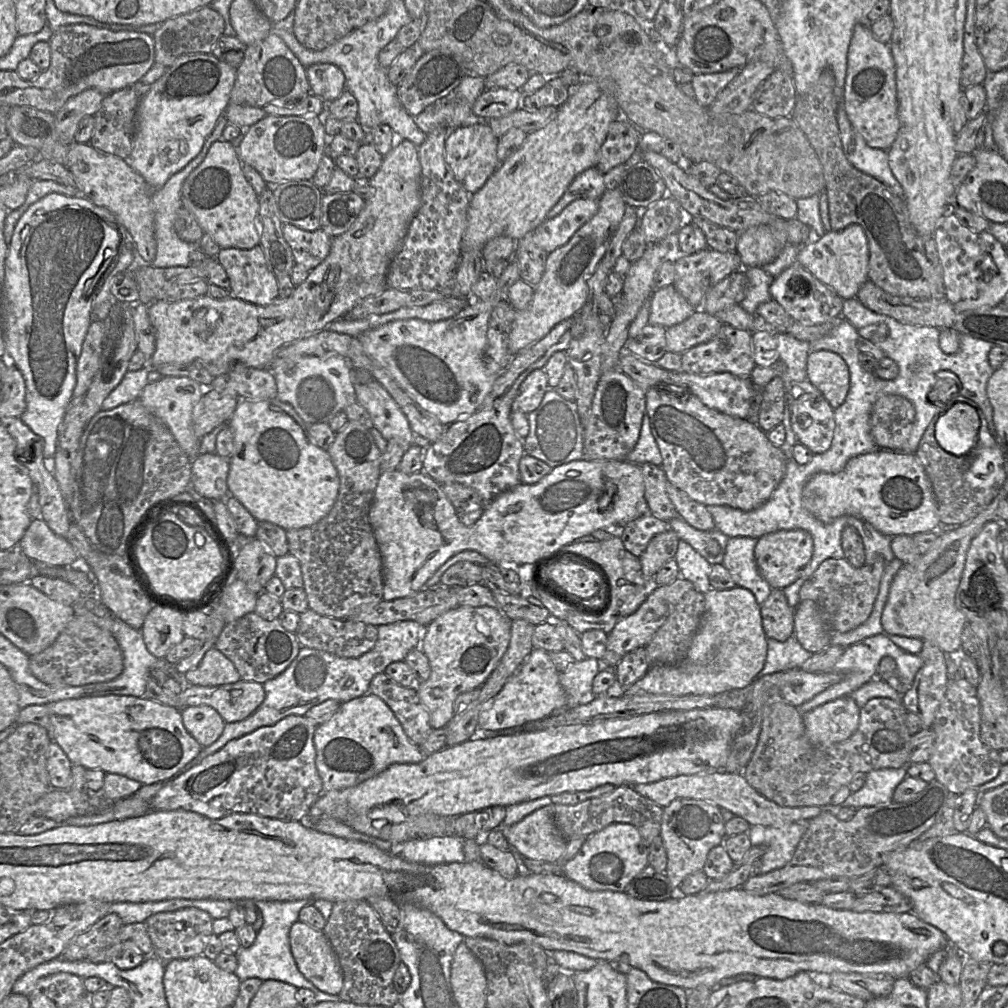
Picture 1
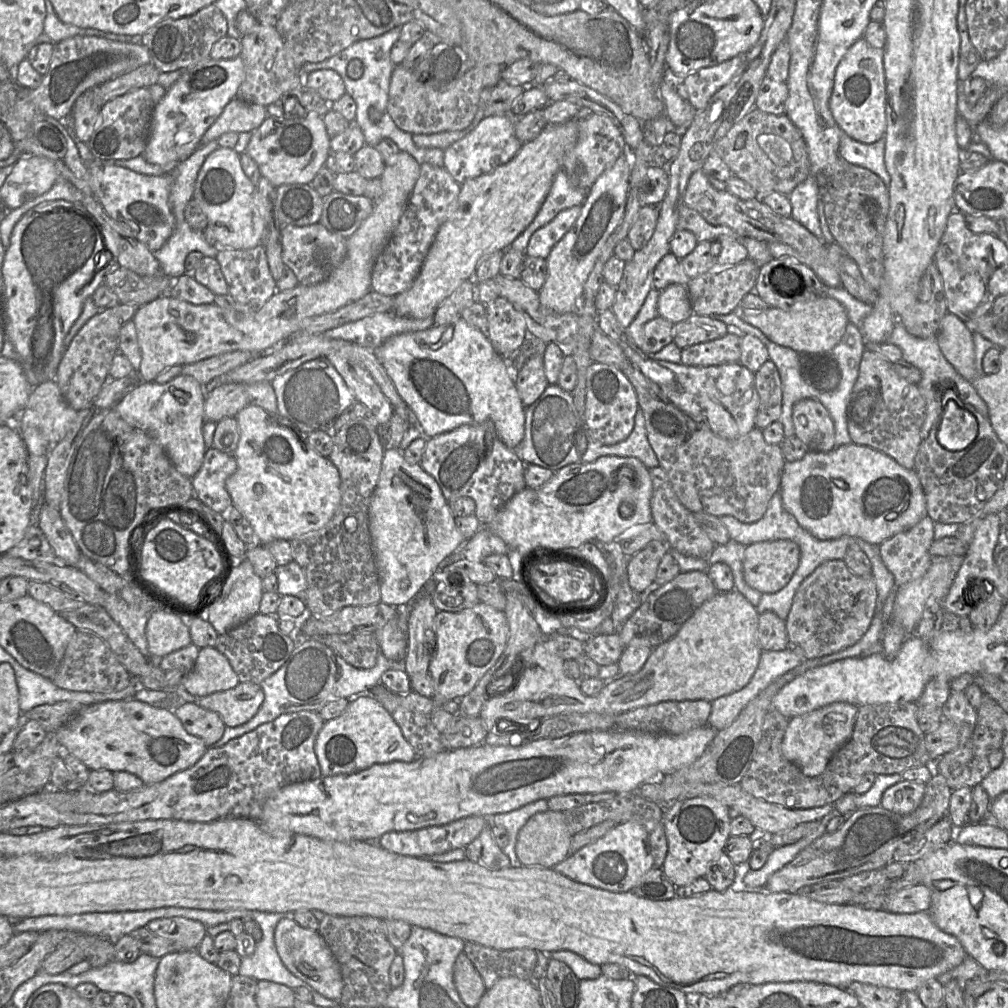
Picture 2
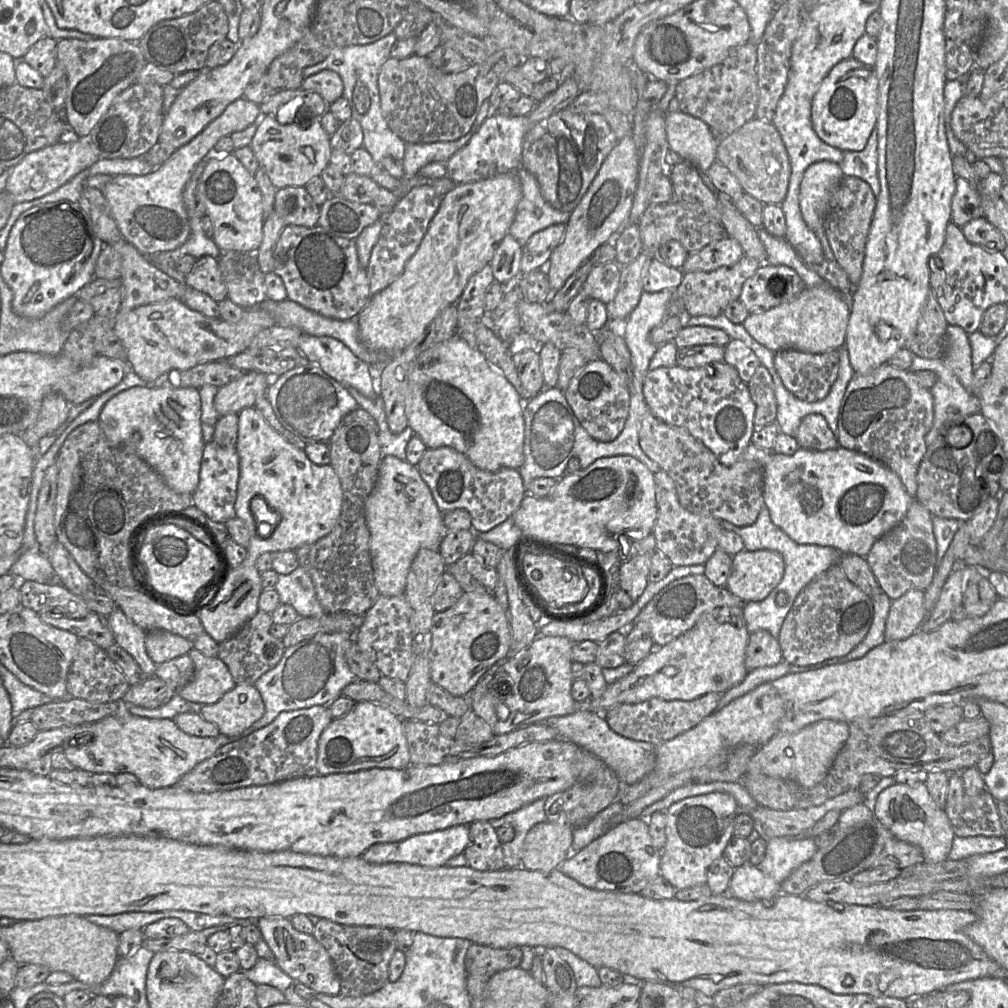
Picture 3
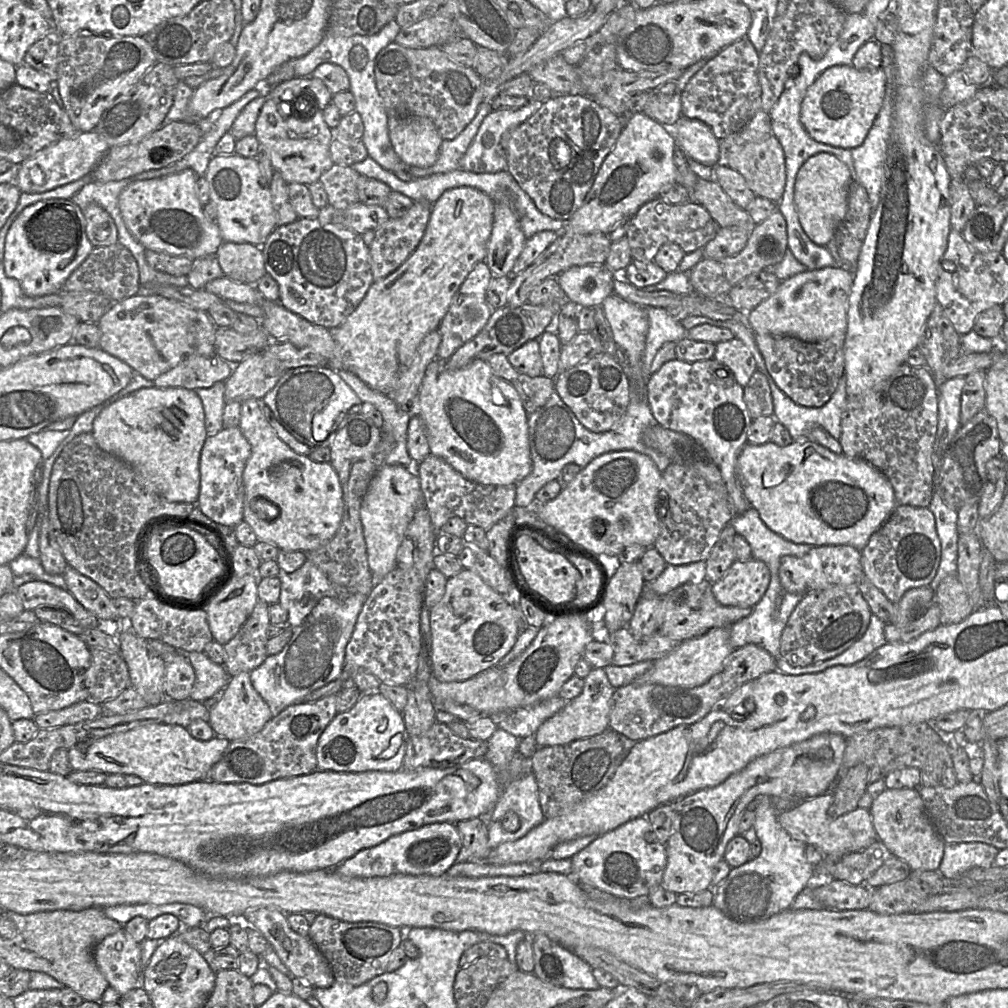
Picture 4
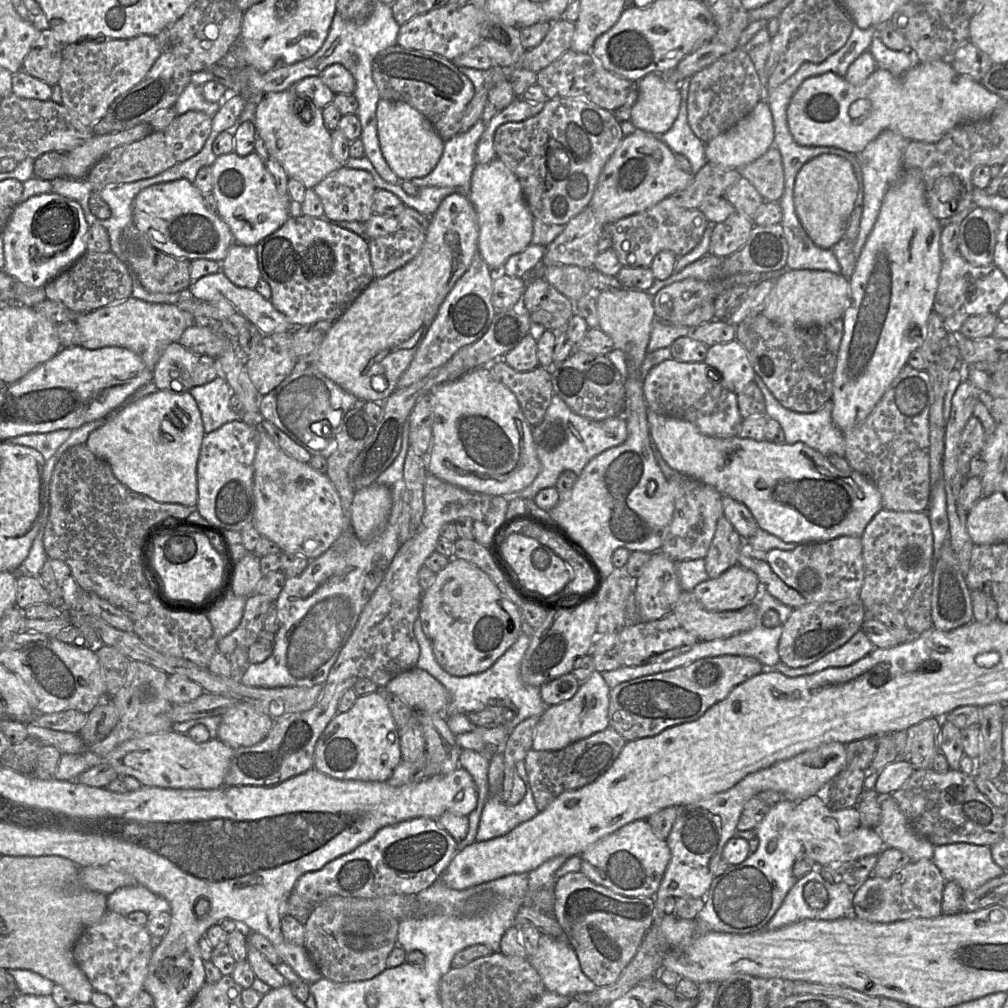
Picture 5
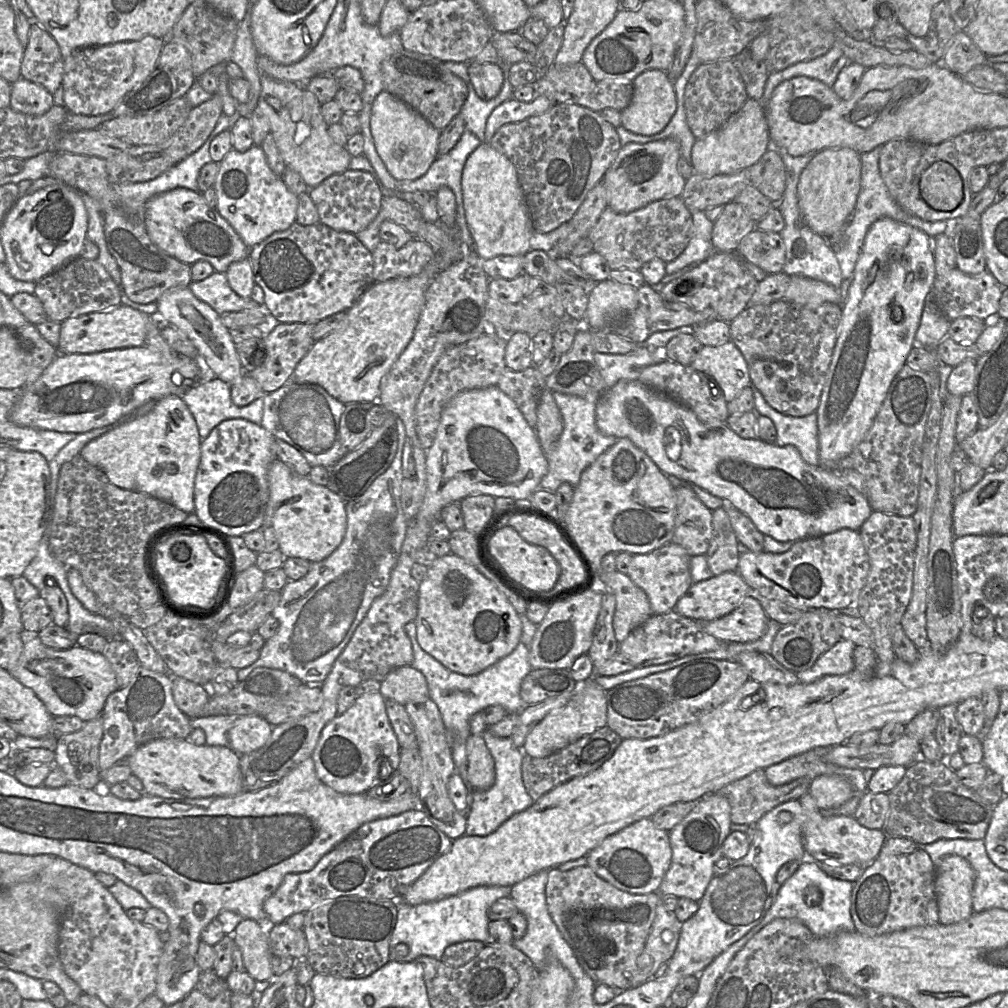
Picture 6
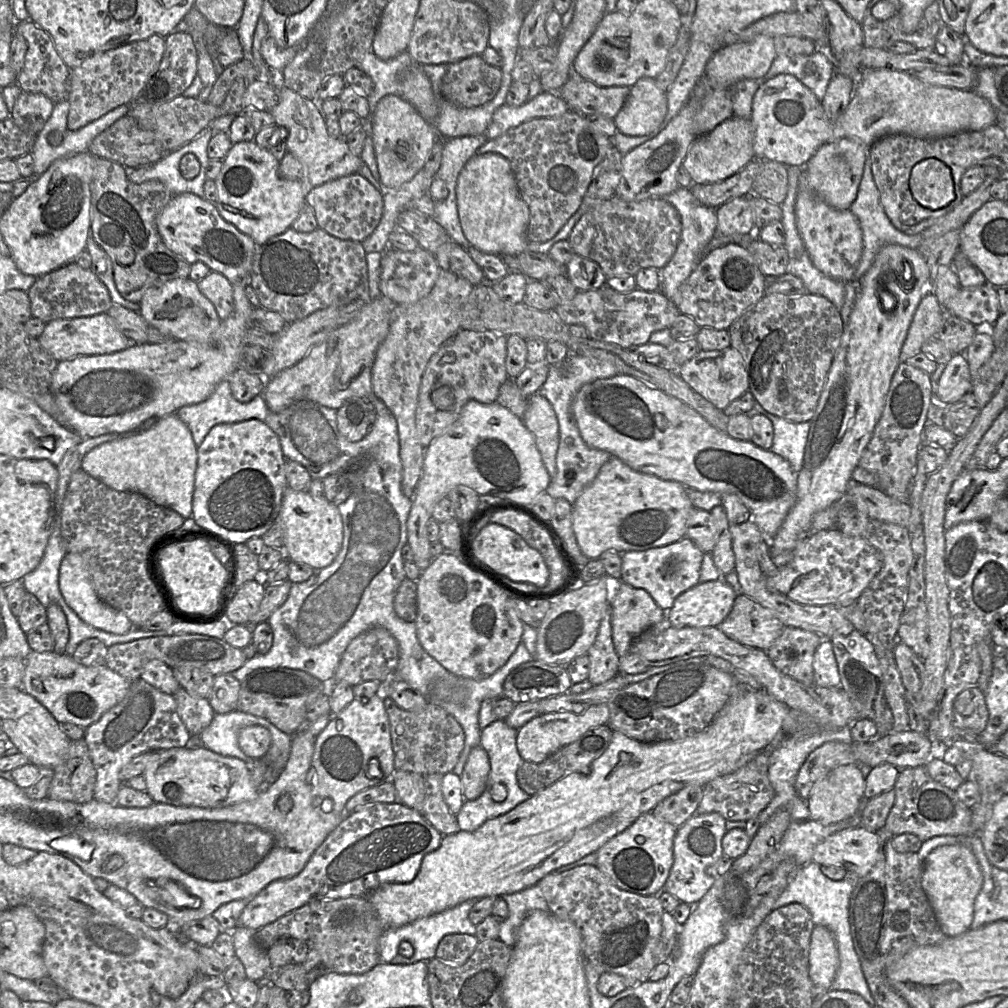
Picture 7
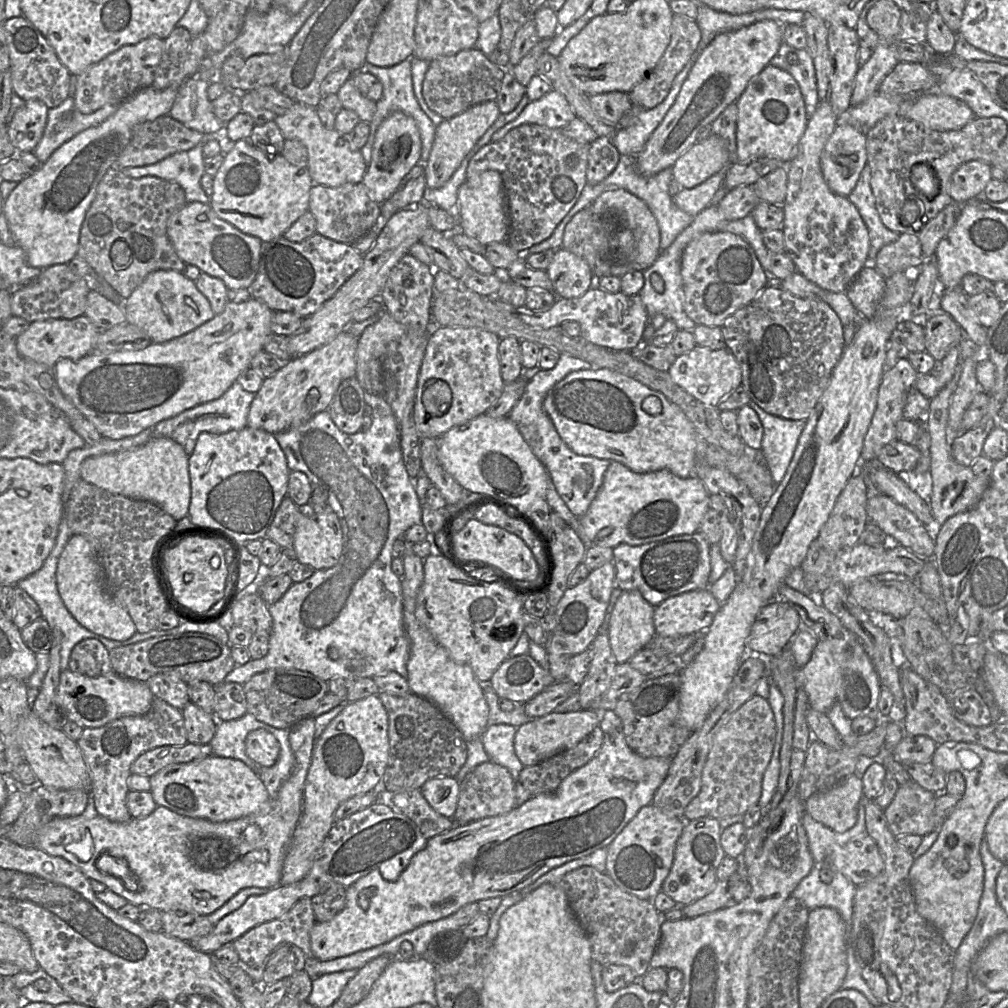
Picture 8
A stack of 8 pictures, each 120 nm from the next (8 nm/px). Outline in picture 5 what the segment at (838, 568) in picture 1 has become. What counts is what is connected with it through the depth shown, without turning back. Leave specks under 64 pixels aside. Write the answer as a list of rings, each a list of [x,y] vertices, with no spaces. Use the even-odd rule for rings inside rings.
[[[859,596],[833,602],[809,603],[793,609],[779,640],[780,661],[792,668],[817,661],[845,644],[861,629],[867,616],[869,614]]]

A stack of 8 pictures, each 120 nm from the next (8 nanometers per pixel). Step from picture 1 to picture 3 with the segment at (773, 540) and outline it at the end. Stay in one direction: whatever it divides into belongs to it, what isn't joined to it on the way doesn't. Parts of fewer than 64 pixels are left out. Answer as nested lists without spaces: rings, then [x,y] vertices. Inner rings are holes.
[[[771,550],[738,552],[732,558],[732,567],[725,587],[744,602],[761,601],[778,585],[784,574],[784,560],[780,553]]]

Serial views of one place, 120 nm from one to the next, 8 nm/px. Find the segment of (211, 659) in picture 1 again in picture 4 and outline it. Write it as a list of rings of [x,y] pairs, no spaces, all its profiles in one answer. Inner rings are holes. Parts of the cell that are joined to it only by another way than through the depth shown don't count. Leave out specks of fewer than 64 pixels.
[[[204,652],[185,653],[195,671],[195,683],[189,698],[204,702],[219,696],[228,685],[230,676],[224,665],[212,662]]]

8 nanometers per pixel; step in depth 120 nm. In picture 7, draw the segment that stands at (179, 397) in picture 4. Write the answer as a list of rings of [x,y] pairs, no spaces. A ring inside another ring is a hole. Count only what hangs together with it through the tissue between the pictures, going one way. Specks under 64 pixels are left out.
[[[174,413],[146,431],[96,446],[83,457],[81,469],[109,488],[139,493],[187,519],[192,516],[197,450],[190,429]]]

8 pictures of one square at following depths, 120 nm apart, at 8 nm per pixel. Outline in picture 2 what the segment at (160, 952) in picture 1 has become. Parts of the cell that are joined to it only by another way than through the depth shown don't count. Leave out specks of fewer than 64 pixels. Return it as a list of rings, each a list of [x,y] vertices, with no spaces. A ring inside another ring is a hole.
[[[184,917],[154,919],[146,926],[153,934],[171,941],[175,951],[197,950],[207,934],[204,924]]]

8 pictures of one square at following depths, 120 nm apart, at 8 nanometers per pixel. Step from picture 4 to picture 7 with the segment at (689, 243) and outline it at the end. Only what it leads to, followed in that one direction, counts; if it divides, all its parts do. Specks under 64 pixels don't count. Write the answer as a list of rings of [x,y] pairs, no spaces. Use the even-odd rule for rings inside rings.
[[[614,195],[583,214],[573,227],[567,241],[575,254],[597,263],[606,277],[634,276],[642,269],[664,268],[677,250],[681,232],[681,216],[677,209],[665,199],[625,201]]]

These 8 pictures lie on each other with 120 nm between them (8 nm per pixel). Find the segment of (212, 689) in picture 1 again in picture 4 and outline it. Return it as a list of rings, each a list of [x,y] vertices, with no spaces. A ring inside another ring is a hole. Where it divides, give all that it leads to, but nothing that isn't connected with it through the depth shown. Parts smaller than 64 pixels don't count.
[[[241,672],[232,676],[219,696],[214,696],[203,703],[210,711],[209,724],[215,735],[224,737],[230,742],[258,733],[273,718],[268,704],[255,690],[249,672]]]

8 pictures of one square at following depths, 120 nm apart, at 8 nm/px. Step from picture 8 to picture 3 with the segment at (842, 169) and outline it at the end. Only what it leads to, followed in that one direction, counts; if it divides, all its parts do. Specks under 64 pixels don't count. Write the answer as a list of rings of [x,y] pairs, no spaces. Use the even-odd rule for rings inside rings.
[[[828,160],[811,164],[803,174],[799,206],[803,220],[815,234],[824,228],[833,193],[843,177],[839,164]]]

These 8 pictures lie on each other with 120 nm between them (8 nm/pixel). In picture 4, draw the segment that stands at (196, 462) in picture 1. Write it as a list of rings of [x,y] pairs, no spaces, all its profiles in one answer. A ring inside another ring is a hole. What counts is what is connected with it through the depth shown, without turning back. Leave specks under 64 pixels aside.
[[[239,427],[223,428],[215,435],[208,435],[200,455],[200,489],[196,506],[213,522],[234,527],[243,521],[244,483],[243,472],[251,454],[251,446]]]

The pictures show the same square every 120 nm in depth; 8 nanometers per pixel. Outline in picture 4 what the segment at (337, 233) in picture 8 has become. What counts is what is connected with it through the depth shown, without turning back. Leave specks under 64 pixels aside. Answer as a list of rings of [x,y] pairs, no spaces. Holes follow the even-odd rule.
[[[334,164],[324,172],[319,182],[327,194],[328,205],[335,209],[344,209],[359,202],[357,180],[360,174],[350,166]]]

